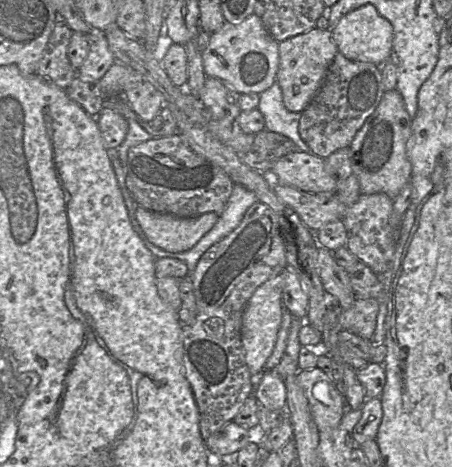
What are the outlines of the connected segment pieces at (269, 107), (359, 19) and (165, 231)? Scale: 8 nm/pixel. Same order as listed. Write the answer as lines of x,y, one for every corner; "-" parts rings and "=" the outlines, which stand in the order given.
277,81
268,89
259,93
257,109
264,117
267,131
280,133
290,138
299,151
314,154
299,135
298,125
302,112
291,112
286,109
282,100
281,88
=
365,4
345,14
332,30
332,35
338,52
350,60
381,66
393,59
393,27
372,4
=
139,204
136,205
135,216
147,240
171,253
193,248
219,217
213,212
196,217
177,217
148,210

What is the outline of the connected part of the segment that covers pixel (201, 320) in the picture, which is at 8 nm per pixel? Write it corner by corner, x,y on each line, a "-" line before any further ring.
261,201
253,203
245,212
240,224
228,236
213,244
206,252
204,252
200,257
195,270
189,274
196,299
197,315
194,324
183,327
182,329
183,368
185,377
191,386
199,410
199,429
204,441
227,423
233,421
246,398
252,394
251,374
245,361
245,353
241,342
242,314
254,291
267,280
279,275
287,266
285,247
279,233
279,218
280,217
267,204

